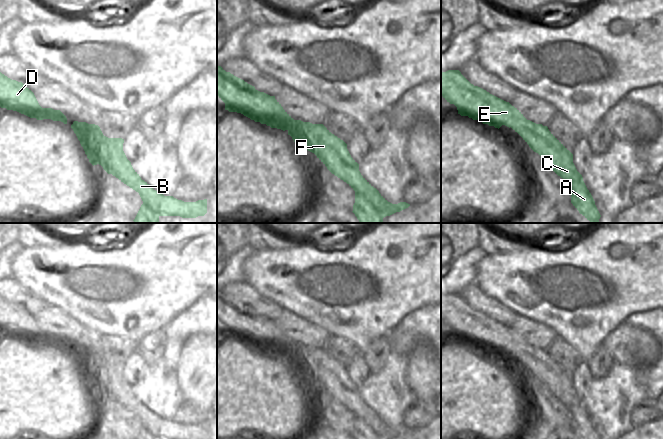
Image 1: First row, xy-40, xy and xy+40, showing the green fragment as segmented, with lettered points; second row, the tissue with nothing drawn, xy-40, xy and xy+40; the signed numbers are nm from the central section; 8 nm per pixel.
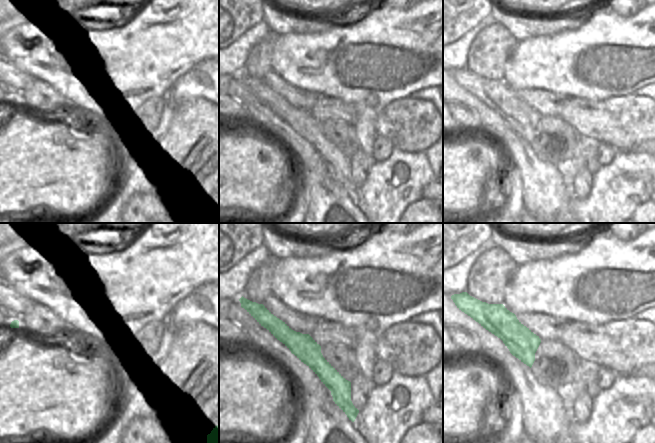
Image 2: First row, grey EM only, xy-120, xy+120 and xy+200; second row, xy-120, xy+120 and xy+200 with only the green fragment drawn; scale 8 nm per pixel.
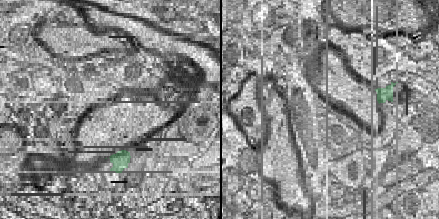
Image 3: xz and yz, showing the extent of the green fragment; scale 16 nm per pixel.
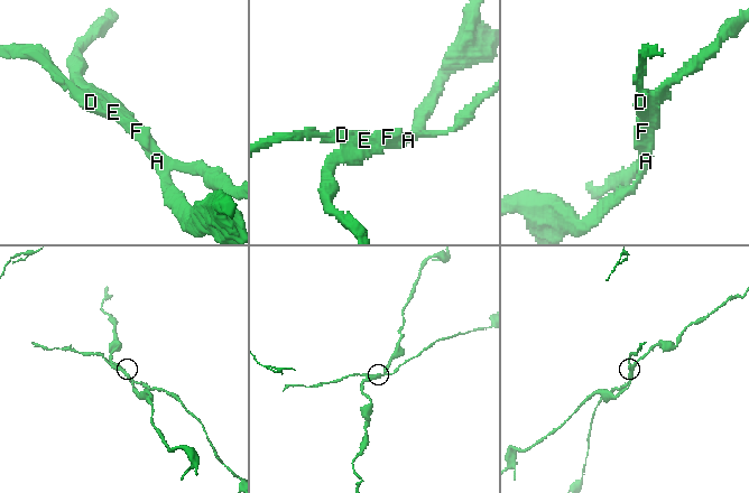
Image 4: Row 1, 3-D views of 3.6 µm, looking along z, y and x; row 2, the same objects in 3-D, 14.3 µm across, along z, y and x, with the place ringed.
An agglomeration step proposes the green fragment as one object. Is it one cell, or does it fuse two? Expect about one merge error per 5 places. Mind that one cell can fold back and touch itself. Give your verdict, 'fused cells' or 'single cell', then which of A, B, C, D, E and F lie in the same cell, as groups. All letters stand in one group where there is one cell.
fused cells | A / B C D E F

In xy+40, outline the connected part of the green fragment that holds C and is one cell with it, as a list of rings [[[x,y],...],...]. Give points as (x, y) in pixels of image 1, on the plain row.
[[[459,294],[441,296],[441,320],[450,328],[454,328],[461,340],[468,340],[498,353],[505,349],[519,359],[536,356],[541,361],[538,378],[549,387],[553,395],[566,406],[583,404],[573,387],[573,378],[547,350],[524,352],[521,347],[527,343],[517,332],[474,310]]]

